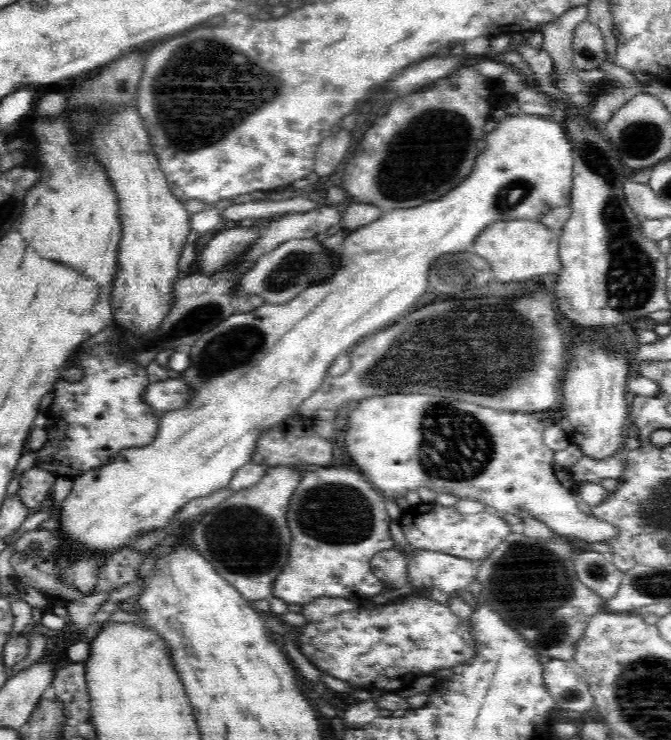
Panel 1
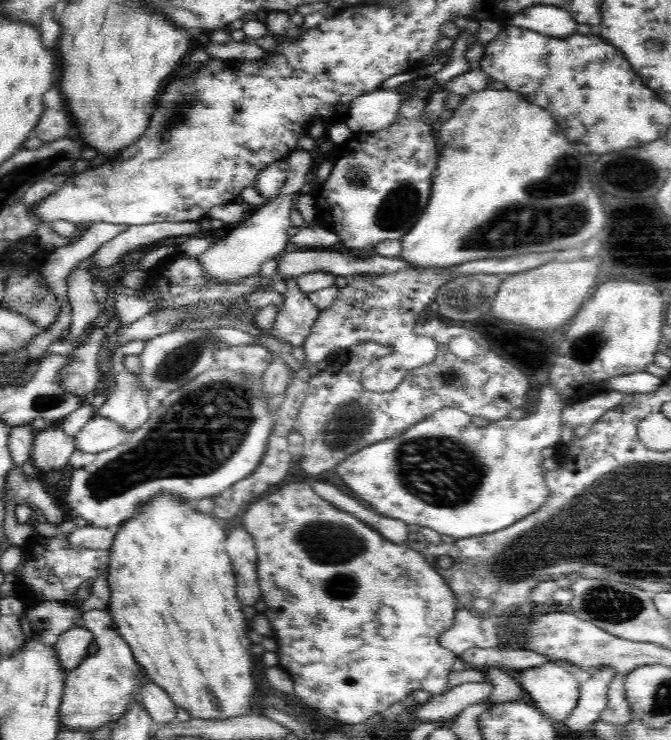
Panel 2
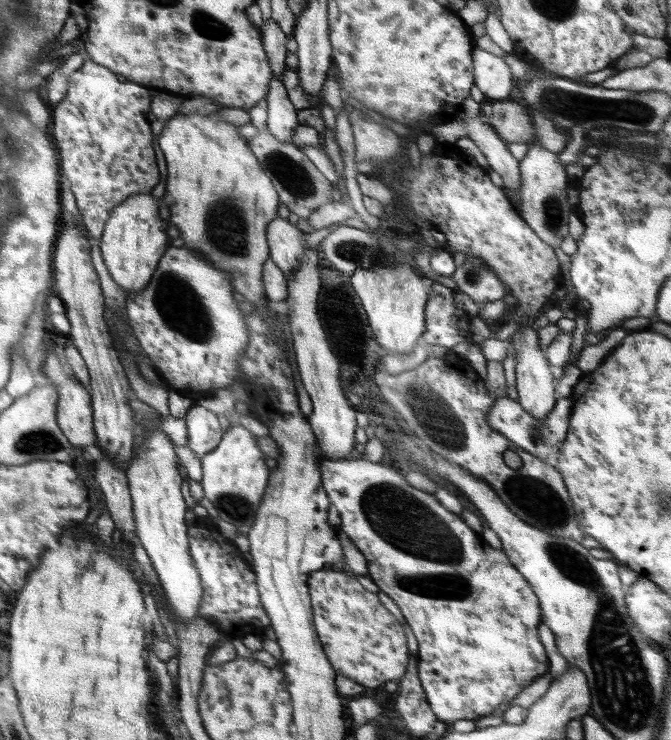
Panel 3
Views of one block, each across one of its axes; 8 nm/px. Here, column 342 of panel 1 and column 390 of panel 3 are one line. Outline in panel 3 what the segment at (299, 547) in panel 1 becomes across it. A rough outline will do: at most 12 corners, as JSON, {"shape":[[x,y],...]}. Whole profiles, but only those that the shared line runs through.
{"shape":[[323,456],[437,720],[549,672],[504,552],[391,467]]}

